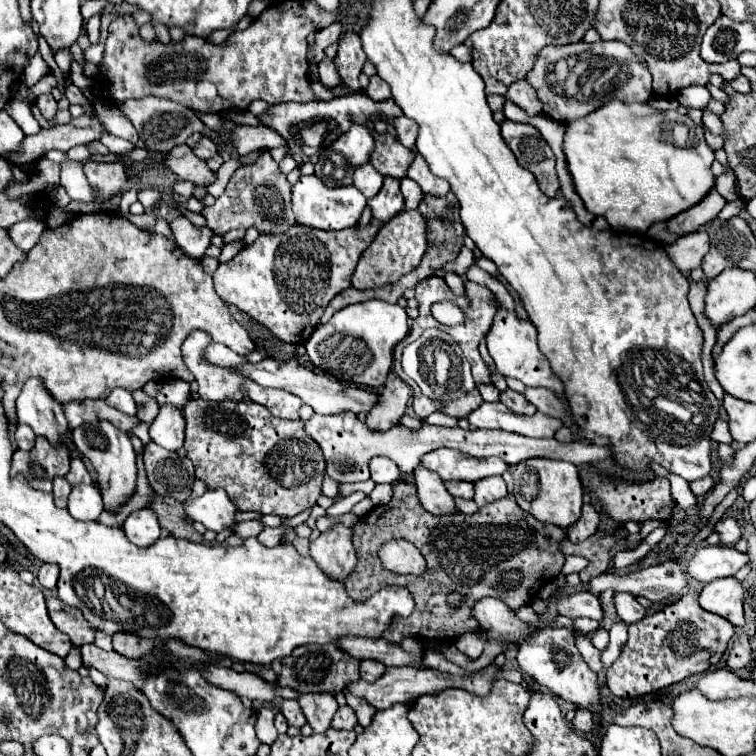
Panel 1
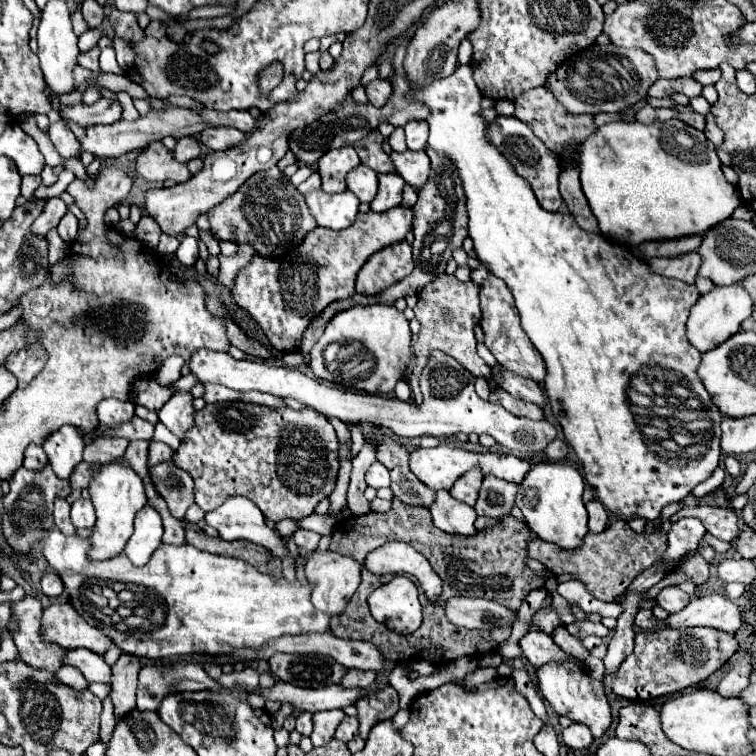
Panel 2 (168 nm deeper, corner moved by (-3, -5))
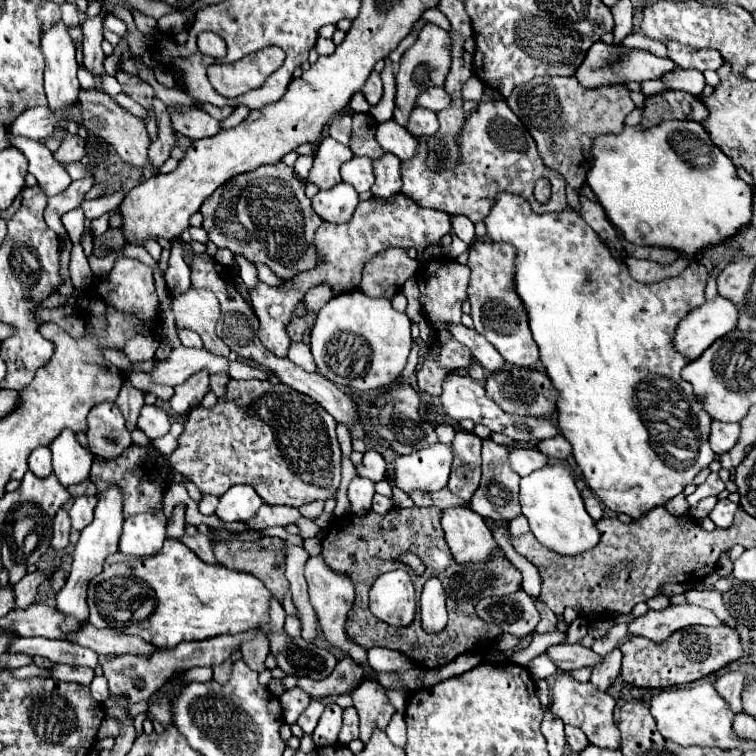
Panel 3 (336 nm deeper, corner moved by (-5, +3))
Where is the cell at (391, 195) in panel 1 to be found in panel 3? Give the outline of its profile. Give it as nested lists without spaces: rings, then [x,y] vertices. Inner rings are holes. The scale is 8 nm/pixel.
[[[383,155],[383,159],[373,161],[375,167],[375,185],[371,193],[375,197],[391,197],[401,191],[401,161],[395,155]]]

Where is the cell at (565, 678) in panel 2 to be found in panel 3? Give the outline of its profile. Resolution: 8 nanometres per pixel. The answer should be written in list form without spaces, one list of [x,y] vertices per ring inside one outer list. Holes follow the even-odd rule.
[[[563,671],[563,673],[557,675],[551,693],[553,693],[553,703],[551,703],[549,709],[557,717],[561,717],[563,723],[569,723],[569,725],[575,725],[575,727],[583,729],[593,745],[609,747],[609,749],[619,747],[619,729],[617,729],[615,719],[613,719],[615,699],[609,693],[601,691],[591,681],[581,683],[577,679],[573,679],[573,675],[569,671]]]

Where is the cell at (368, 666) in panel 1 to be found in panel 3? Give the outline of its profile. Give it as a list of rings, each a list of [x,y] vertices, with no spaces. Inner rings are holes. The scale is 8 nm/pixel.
[[[343,657],[327,679],[313,681],[307,677],[299,677],[297,687],[309,693],[313,699],[321,699],[321,697],[337,697],[343,693],[351,693],[363,679],[365,679],[363,665],[353,661],[351,657]]]

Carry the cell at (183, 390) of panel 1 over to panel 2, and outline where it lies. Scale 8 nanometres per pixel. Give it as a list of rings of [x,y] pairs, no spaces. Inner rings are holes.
[[[143,375],[133,385],[133,403],[143,405],[151,411],[159,411],[171,399],[171,395],[173,393],[167,387],[159,385],[151,375]]]

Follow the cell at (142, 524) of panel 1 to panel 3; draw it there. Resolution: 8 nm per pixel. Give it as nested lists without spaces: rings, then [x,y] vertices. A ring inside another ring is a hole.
[[[163,507],[149,509],[147,513],[137,513],[129,517],[123,525],[123,535],[119,539],[119,551],[131,557],[155,555],[167,537],[167,519]]]

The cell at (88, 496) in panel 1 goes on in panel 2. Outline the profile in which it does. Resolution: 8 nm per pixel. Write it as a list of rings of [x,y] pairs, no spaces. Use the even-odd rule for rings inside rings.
[[[77,499],[71,505],[71,523],[75,529],[91,529],[95,525],[95,509],[91,499]]]

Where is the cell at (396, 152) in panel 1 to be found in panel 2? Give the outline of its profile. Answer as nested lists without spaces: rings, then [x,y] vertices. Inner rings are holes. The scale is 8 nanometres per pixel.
[[[369,131],[369,135],[365,135],[365,139],[357,141],[353,147],[361,159],[363,165],[371,167],[377,173],[391,173],[395,171],[389,155],[383,151],[383,137],[379,131]]]

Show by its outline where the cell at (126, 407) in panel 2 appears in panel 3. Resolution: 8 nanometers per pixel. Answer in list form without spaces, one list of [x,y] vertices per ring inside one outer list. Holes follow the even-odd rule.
[[[103,401],[95,405],[89,411],[87,423],[89,423],[87,431],[89,447],[95,455],[103,459],[113,459],[121,455],[133,443],[129,431],[125,429],[125,419],[117,403],[113,401]]]

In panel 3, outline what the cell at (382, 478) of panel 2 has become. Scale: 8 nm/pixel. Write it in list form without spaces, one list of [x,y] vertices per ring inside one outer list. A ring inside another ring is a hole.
[[[365,451],[365,457],[361,465],[357,465],[357,473],[361,477],[367,477],[371,481],[383,481],[385,479],[385,461],[377,451]]]

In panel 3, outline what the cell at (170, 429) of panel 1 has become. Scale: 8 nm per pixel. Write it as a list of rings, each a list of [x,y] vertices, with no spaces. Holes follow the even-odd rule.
[[[199,373],[187,379],[185,383],[175,387],[175,395],[171,397],[171,413],[173,415],[185,415],[189,409],[201,405],[201,399],[209,391],[209,375]]]

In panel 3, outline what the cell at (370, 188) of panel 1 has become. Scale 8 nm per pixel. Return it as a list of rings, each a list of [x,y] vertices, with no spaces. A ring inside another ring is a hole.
[[[353,157],[351,161],[347,161],[341,167],[341,177],[343,181],[347,181],[349,185],[353,185],[359,193],[361,191],[369,191],[371,185],[375,183],[375,175],[373,175],[373,161],[367,157]]]

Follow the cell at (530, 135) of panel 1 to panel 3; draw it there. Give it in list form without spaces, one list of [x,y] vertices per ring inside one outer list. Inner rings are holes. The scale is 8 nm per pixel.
[[[485,99],[479,103],[479,107],[469,115],[467,127],[459,137],[459,149],[463,155],[459,169],[431,171],[425,167],[427,137],[419,139],[419,155],[415,155],[411,163],[401,163],[401,191],[421,207],[439,209],[449,215],[465,215],[473,223],[485,219],[487,211],[491,209],[491,199],[495,199],[497,191],[523,195],[535,213],[563,211],[567,207],[563,177],[543,165],[533,137],[503,99]],[[539,177],[549,177],[553,185],[553,193],[547,203],[539,203],[533,195]]]

